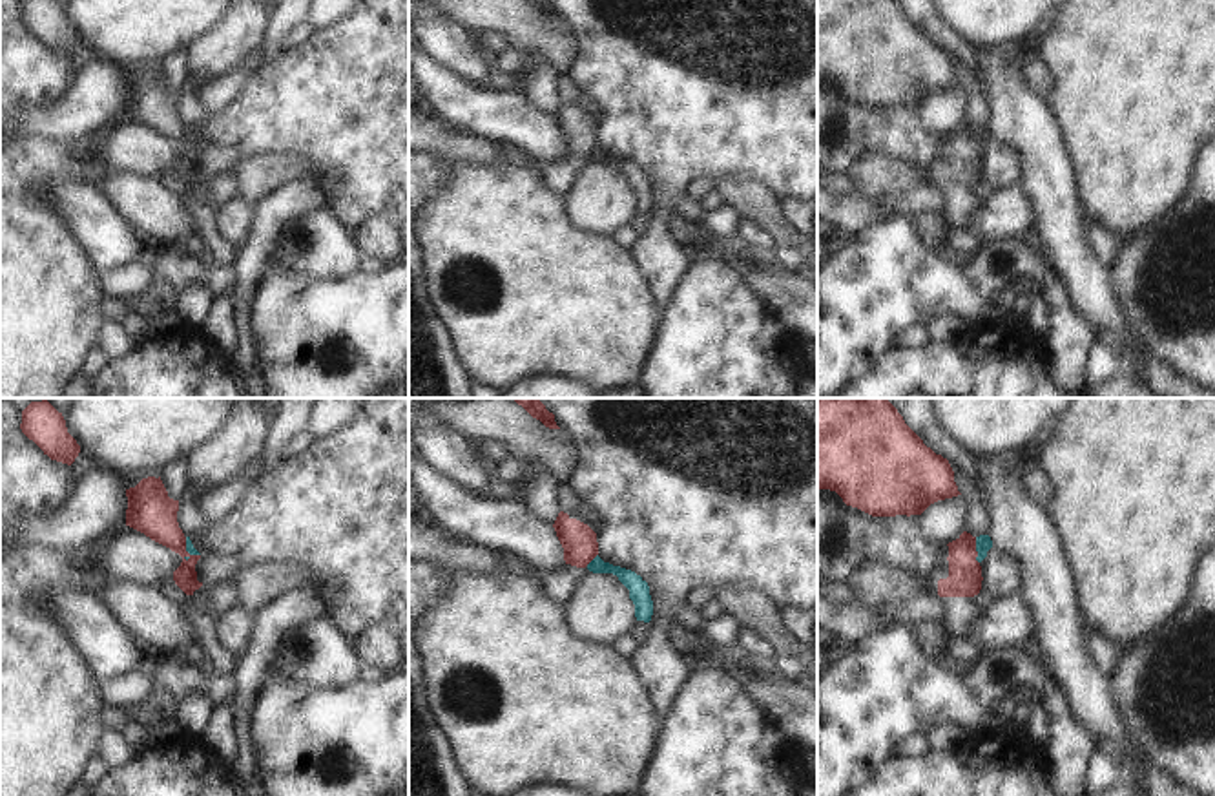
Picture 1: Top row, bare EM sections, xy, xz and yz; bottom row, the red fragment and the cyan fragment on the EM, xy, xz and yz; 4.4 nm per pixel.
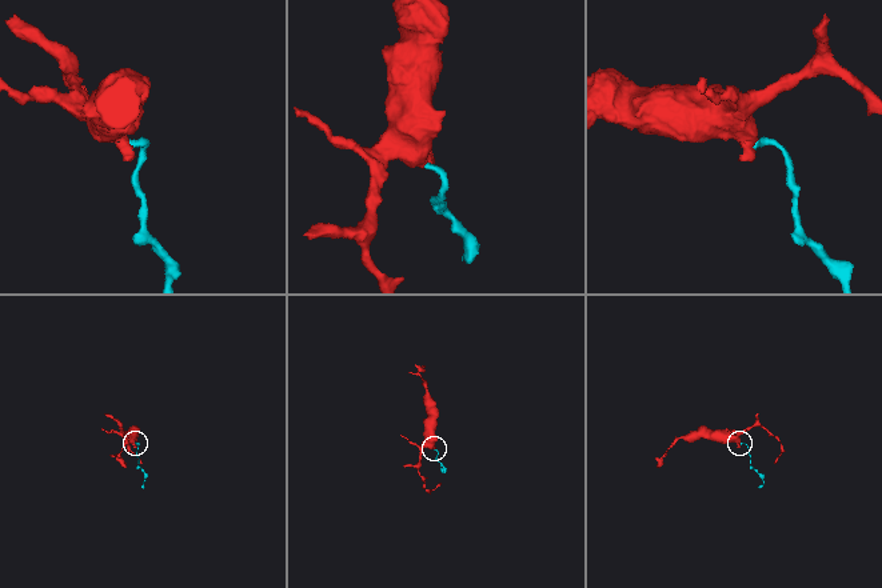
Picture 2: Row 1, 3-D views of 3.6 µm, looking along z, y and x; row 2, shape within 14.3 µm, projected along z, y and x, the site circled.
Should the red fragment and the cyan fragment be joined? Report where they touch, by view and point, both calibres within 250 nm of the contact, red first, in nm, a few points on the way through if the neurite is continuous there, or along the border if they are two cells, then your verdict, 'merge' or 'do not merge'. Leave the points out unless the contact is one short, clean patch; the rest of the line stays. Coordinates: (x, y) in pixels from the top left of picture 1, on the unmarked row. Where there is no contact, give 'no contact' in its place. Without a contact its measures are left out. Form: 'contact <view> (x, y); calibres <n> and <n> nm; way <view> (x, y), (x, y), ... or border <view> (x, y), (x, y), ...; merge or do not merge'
contact yz (975, 141); calibres 150 and 70 nm; border yz (975, 128), (978, 154); do not merge

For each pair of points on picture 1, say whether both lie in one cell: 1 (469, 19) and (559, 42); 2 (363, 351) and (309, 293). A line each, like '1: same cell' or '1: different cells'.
1: same cell
2: same cell

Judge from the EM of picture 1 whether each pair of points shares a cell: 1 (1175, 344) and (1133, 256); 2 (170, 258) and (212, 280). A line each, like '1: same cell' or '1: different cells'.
1: same cell
2: same cell

